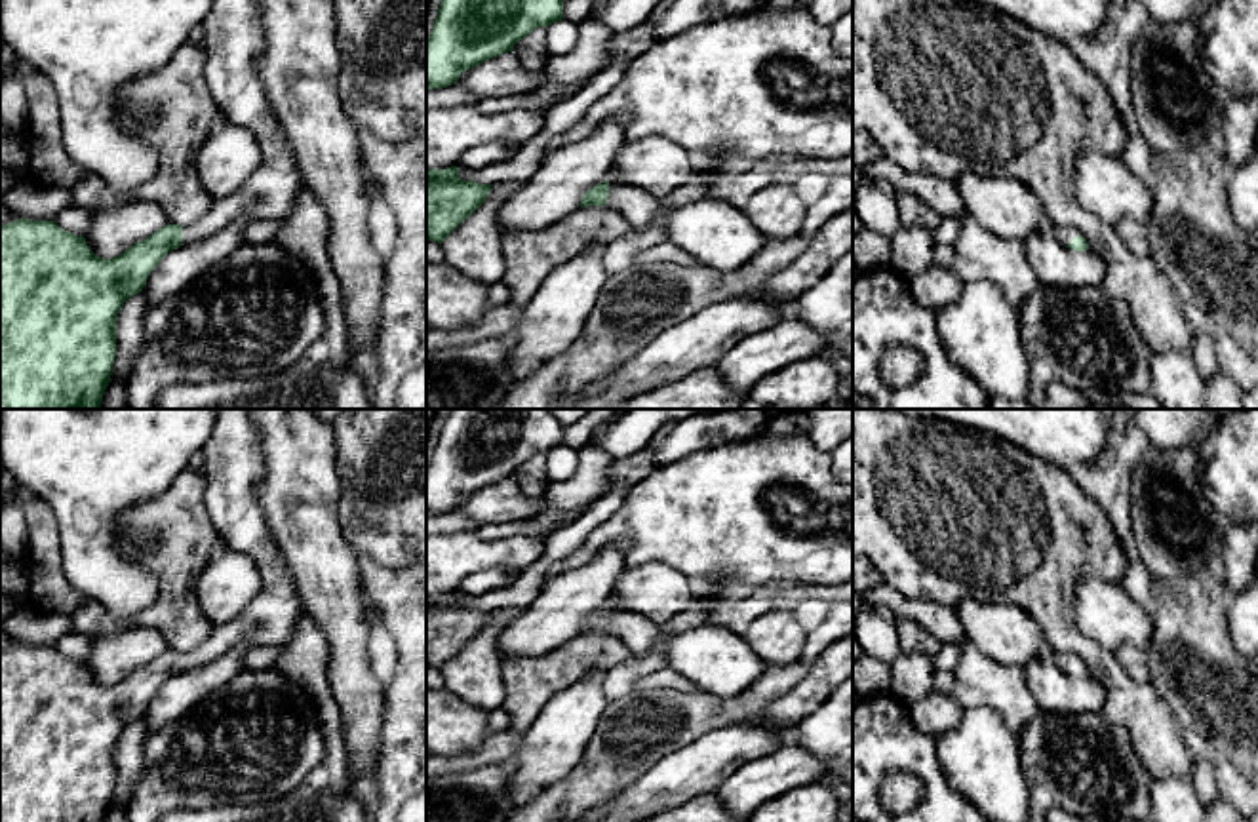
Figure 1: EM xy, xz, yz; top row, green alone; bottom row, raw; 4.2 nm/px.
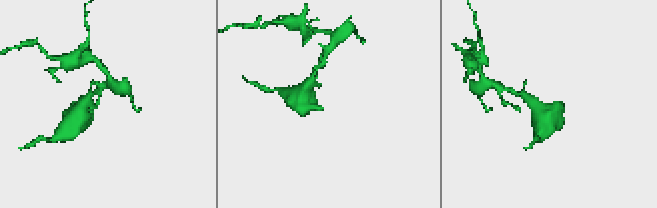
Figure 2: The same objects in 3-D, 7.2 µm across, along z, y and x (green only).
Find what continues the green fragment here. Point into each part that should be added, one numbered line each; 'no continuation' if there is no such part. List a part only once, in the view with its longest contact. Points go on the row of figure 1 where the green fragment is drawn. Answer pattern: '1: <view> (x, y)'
1: xz (714, 233)

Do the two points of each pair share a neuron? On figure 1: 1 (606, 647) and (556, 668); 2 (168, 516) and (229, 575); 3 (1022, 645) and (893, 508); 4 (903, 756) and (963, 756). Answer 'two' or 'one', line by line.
1: one
2: two
3: two
4: two

